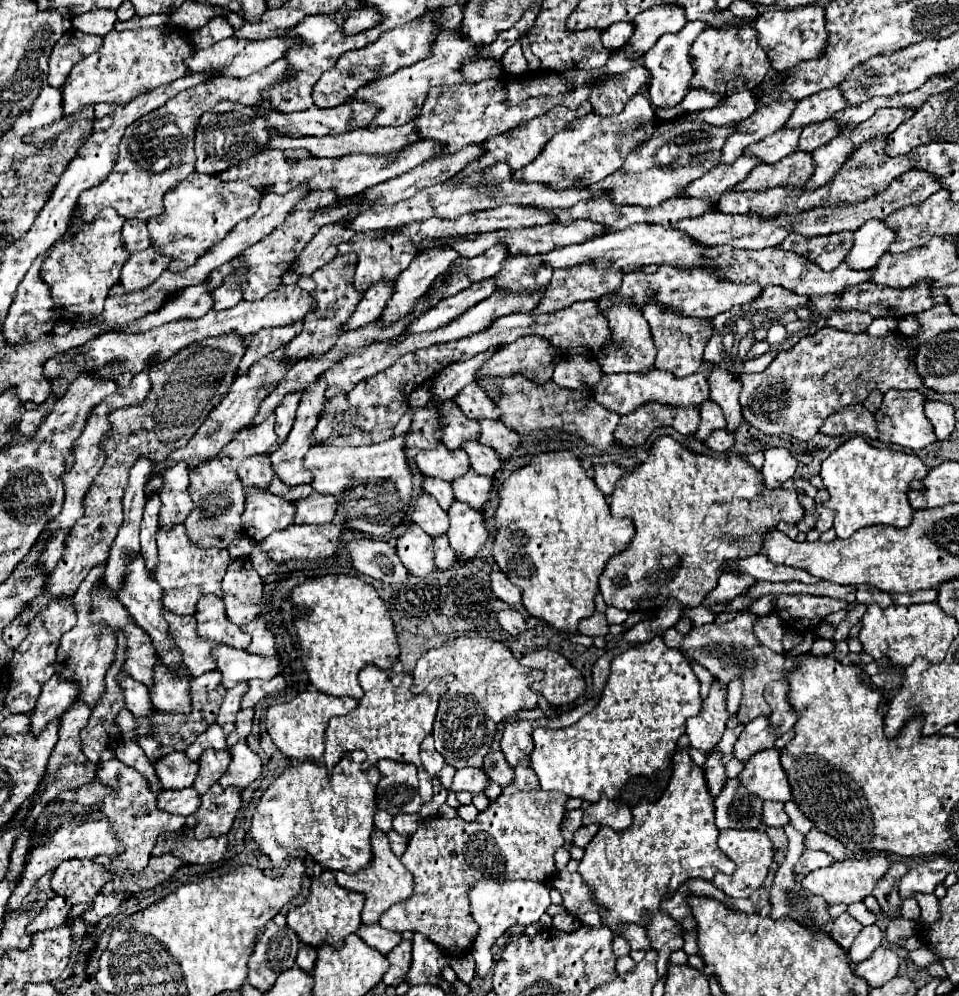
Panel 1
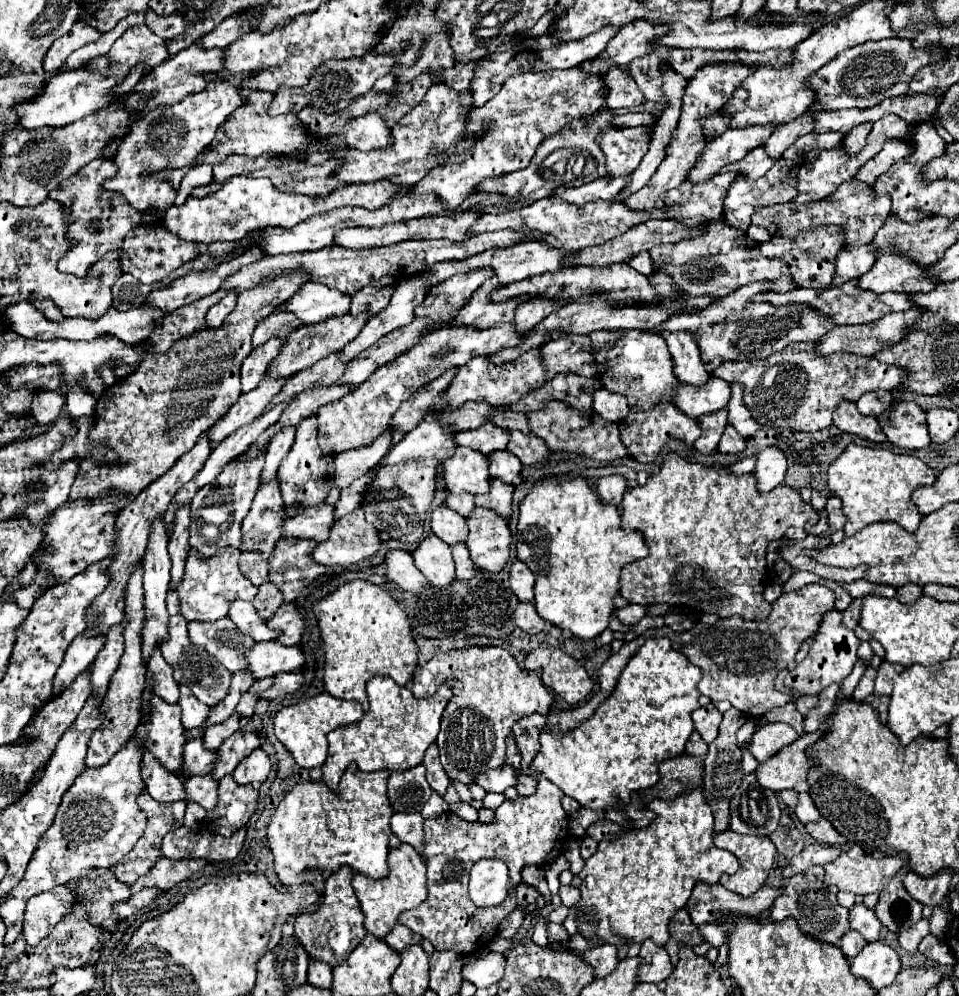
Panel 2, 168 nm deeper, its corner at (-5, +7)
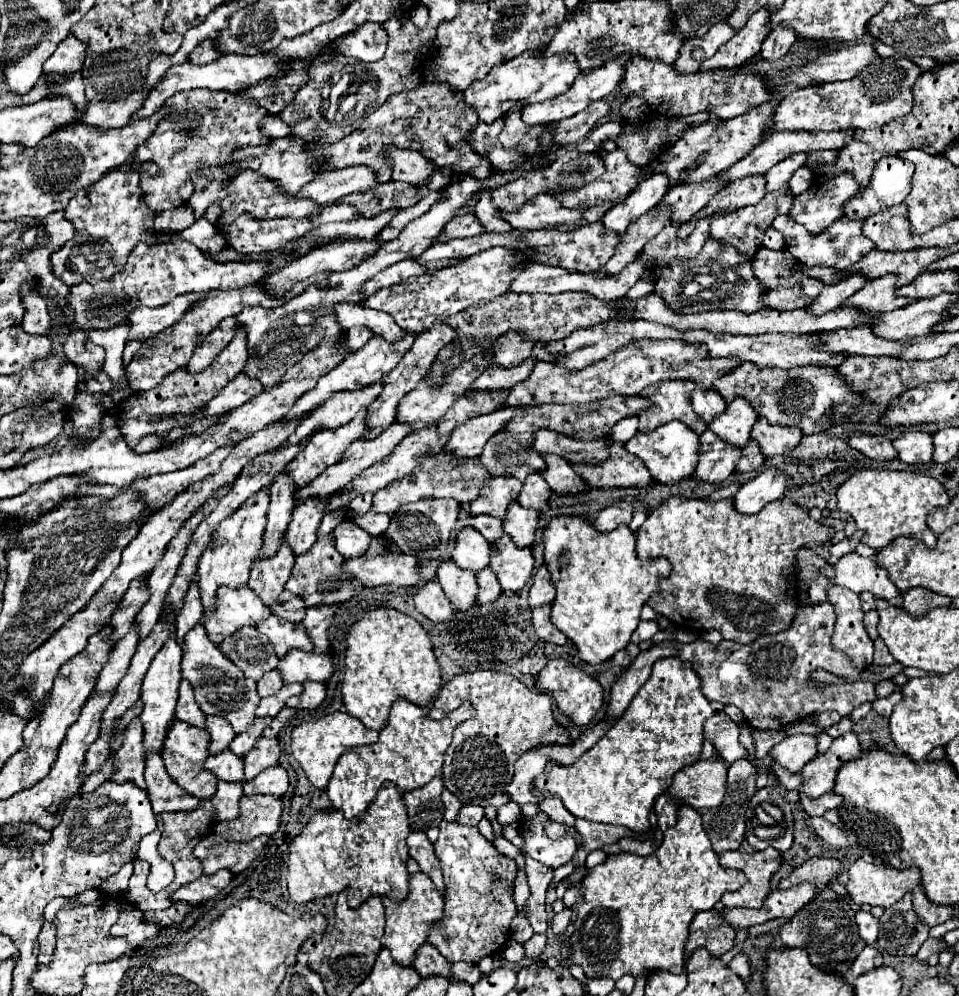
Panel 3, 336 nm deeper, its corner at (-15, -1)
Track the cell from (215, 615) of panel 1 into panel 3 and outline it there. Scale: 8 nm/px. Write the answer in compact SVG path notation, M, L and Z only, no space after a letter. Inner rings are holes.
M269 616L263 622L257 622L255 628L269 638L269 642L275 648L275 654L283 658L289 648L299 648L299 650L311 650L311 640L305 634L301 624L293 624L287 620L281 620L277 616Z

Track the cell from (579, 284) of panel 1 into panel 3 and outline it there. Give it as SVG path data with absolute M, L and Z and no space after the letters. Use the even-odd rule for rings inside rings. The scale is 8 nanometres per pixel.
M503 334L503 338L497 340L491 362L505 366L505 368L517 366L531 354L531 346L533 346L533 342L527 342L527 338L523 338L523 334Z

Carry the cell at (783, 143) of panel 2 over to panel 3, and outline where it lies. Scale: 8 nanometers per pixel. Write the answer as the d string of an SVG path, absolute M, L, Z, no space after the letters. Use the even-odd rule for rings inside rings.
M791 154L791 158L785 158L783 162L775 164L765 176L767 176L767 192L775 192L781 186L789 182L789 178L805 164L805 158L801 154Z

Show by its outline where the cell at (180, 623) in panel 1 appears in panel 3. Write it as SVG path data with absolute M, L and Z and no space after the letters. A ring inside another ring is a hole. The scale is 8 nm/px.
M243 626L235 634L227 636L219 644L219 650L223 650L223 654L255 682L263 676L263 672L275 670L279 662L273 646L253 626Z

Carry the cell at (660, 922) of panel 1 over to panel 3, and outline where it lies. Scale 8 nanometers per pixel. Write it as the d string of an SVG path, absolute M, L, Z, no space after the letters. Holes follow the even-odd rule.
M715 910L699 912L695 914L689 926L685 954L691 956L693 950L703 946L711 952L711 956L719 958L721 954L733 948L733 940L735 940L735 930Z

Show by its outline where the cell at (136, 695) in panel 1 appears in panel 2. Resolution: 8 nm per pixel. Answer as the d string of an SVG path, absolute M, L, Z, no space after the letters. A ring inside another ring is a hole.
M153 696L151 714L145 724L137 726L145 748L173 774L183 776L183 746L187 742L185 728L181 724L181 708L169 706L161 698Z

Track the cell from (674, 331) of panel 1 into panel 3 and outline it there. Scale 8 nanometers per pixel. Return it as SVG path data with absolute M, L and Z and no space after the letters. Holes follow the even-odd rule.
M695 388L691 402L693 402L693 410L705 422L711 422L713 416L721 414L727 406L727 402L723 402L723 398L719 398L719 394L715 394L715 390L705 390L705 388Z

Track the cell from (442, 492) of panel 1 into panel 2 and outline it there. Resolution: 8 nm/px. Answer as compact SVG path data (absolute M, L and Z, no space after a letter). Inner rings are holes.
M447 494L447 502L445 502L451 510L455 510L457 514L461 514L463 518L471 516L471 510L475 508L475 498L471 494Z

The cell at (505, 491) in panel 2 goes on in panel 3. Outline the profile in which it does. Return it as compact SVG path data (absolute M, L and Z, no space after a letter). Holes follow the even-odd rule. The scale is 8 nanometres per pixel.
M511 502L511 508L507 508L503 518L503 530L513 538L517 546L531 546L537 530L537 518L537 510L527 510L517 502Z

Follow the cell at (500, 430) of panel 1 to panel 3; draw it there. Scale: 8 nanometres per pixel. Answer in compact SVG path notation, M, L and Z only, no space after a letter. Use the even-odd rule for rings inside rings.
M547 454L543 458L545 458L547 468L541 470L539 474L545 478L545 482L549 484L551 490L555 490L559 494L567 494L567 492L575 494L585 488L583 480L575 474L575 470L567 464L565 458L559 458L555 454Z

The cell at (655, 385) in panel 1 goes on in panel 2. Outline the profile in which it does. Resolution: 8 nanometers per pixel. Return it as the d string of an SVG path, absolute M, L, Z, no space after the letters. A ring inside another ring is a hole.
M709 378L709 382L701 388L679 384L677 398L673 398L673 404L683 410L689 418L699 418L703 414L713 414L721 408L727 408L729 398L731 384L725 380Z

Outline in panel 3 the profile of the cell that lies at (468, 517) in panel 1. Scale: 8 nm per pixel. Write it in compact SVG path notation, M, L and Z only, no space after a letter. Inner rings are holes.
M503 534L499 542L491 544L489 568L499 578L503 592L517 592L525 586L533 570L533 556L529 548L519 548Z

